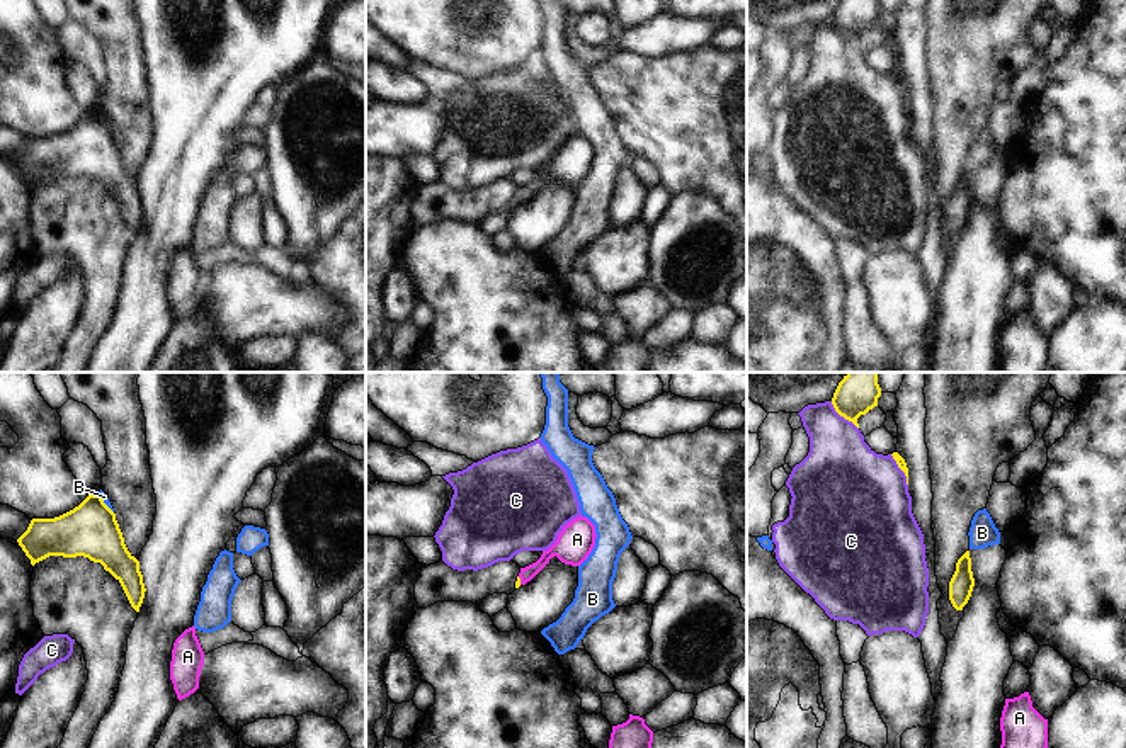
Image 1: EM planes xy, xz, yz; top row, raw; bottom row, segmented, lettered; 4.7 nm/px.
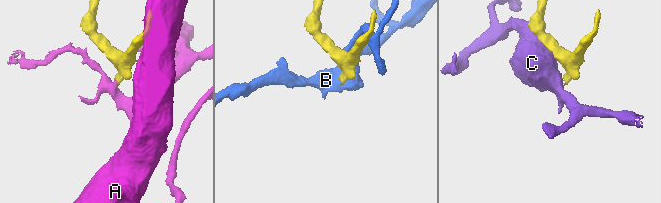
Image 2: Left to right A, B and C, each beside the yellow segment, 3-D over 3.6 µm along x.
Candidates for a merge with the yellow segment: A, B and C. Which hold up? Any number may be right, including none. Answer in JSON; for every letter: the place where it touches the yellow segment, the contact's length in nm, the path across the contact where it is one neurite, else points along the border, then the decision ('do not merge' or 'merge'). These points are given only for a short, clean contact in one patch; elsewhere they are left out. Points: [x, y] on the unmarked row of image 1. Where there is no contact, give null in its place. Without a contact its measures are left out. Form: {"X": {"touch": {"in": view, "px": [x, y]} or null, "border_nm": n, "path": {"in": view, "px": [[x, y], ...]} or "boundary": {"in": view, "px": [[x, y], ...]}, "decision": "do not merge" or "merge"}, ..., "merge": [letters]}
{"A": {"touch": {"in": "xz", "px": [519, 199]}, "border_nm": 40, "path": {"in": "xz", "px": [[517, 203], [519, 199], [551, 170], [562, 169]]}, "decision": "merge"}, "B": {"touch": {"in": "xy", "px": [102, 121]}, "border_nm": 130, "boundary": {"in": "xy", "px": [[97, 111], [113, 131]]}, "decision": "do not merge"}, "C": {"touch": {"in": "yz", "px": [842, 34]}, "border_nm": 190, "decision": "do not merge"}, "merge": ["A"]}

